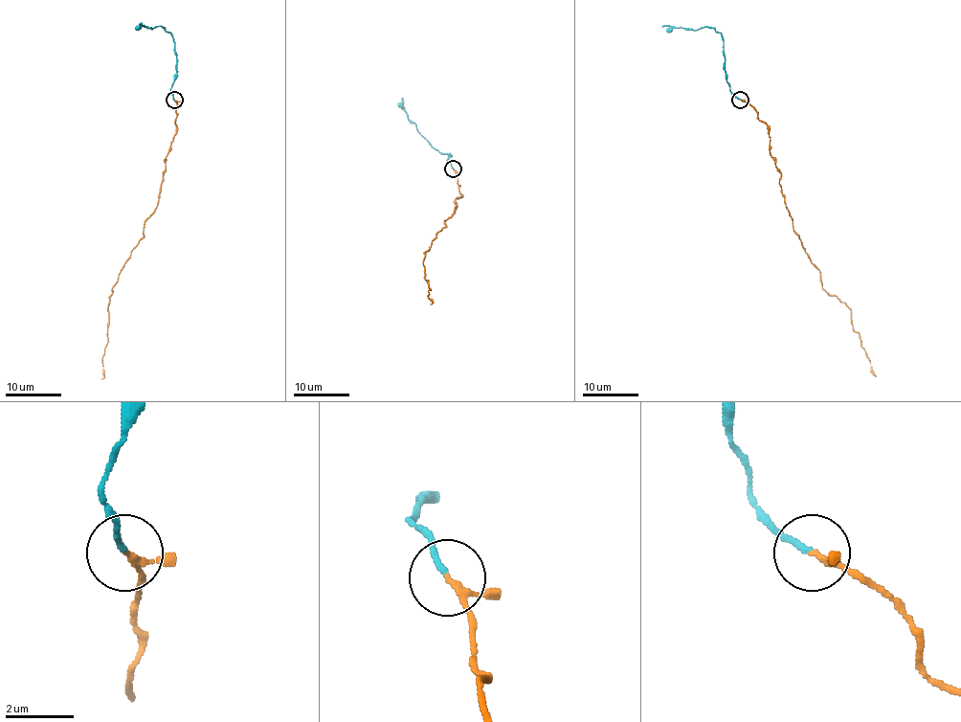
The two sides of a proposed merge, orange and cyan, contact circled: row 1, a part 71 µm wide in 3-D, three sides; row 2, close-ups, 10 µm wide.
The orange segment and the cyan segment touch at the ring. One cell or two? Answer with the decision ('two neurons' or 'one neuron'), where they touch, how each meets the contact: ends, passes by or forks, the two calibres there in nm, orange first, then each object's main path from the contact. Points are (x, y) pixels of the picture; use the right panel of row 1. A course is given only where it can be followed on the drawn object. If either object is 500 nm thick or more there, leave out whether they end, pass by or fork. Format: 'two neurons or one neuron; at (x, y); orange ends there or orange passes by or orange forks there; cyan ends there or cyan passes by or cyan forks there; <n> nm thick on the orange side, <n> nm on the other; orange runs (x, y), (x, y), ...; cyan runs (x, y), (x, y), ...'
one neuron; at (740, 100); orange passes by; cyan ends there; 140 nm thick on the orange side, 160 nm on the other; orange runs (740, 99), (767, 125), (793, 231), (819, 272), (822, 287), (849, 308), (852, 327), (875, 376); cyan runs (740, 99), (729, 89), (725, 70), (723, 34), (713, 29), (701, 27), (696, 30), (661, 26)

